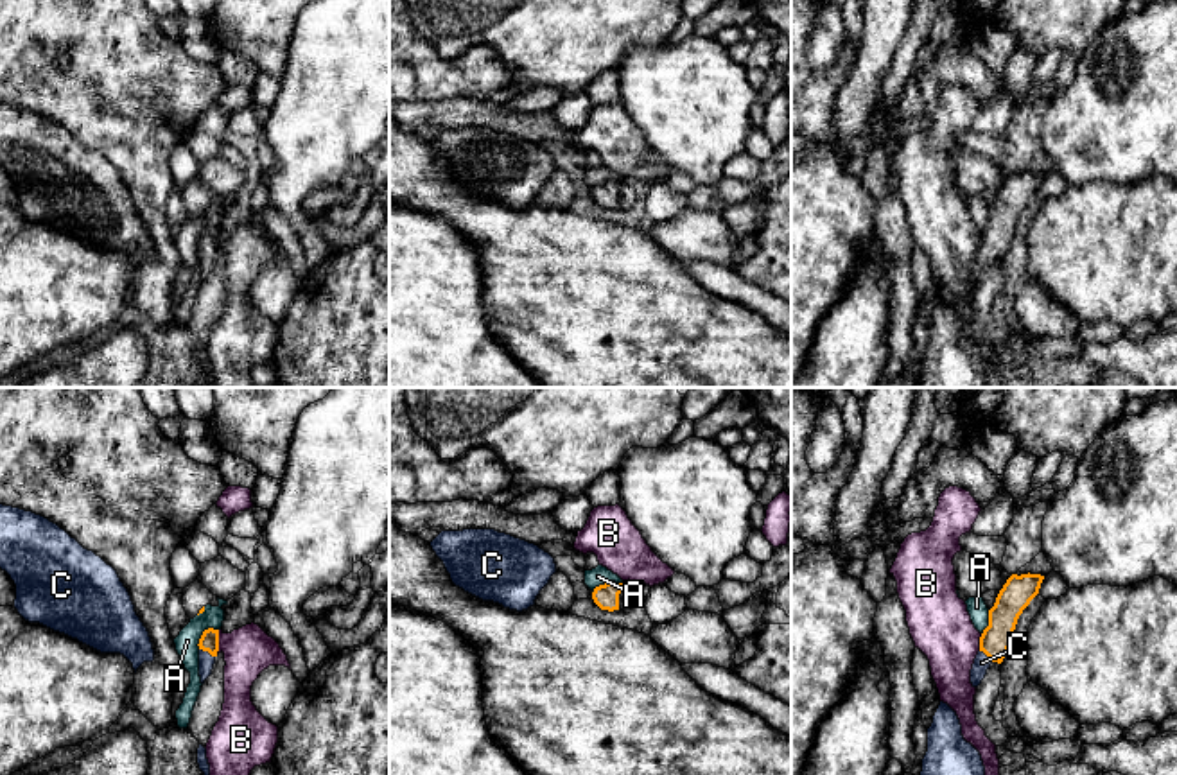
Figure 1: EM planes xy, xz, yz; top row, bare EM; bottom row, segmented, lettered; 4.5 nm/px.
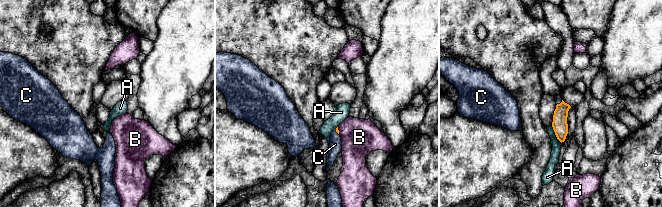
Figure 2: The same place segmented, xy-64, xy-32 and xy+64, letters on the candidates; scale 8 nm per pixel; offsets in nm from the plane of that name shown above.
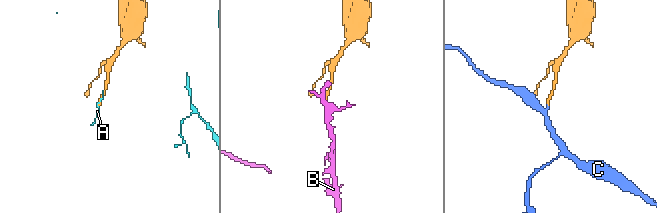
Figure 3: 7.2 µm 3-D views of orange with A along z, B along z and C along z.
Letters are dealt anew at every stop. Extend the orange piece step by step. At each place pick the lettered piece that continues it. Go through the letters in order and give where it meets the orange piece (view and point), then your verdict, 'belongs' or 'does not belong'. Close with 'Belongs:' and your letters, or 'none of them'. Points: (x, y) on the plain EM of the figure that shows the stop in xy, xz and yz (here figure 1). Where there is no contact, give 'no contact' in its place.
A: xy (203, 232) | does not belong
B: xy (217, 239) | does not belong
C: xy (207, 248) | belongs
Belongs: C

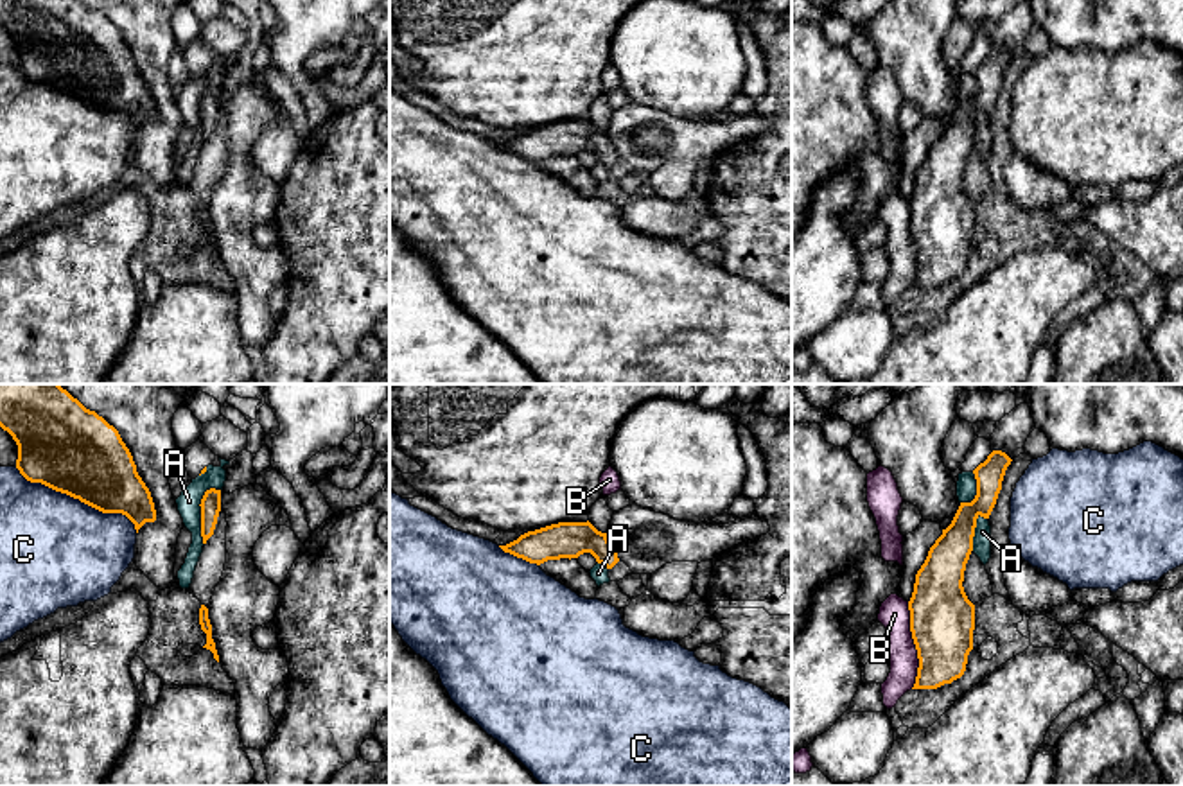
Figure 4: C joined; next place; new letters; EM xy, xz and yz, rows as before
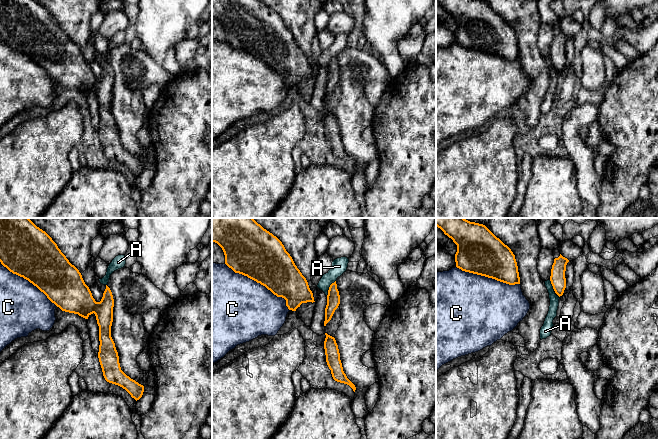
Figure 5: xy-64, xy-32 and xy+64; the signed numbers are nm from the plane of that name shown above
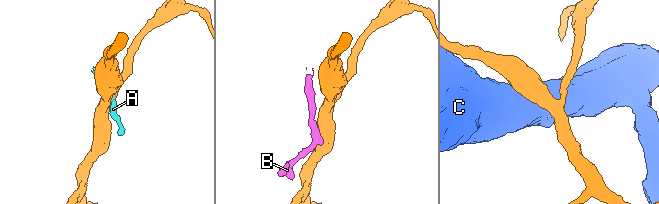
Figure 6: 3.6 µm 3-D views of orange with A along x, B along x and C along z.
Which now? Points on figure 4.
A: xy (201, 112) | does not belong
B: yz (914, 241) | does not belong
C: xy (78, 96) | does not belong
Belongs: none of them

